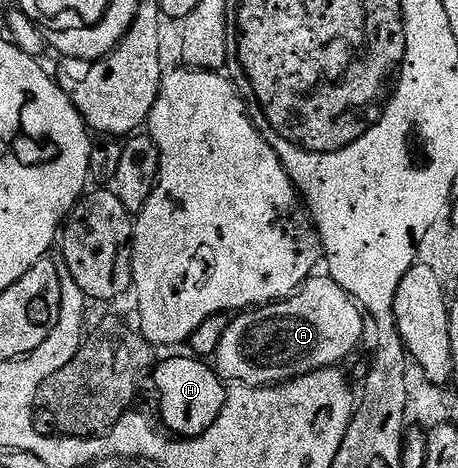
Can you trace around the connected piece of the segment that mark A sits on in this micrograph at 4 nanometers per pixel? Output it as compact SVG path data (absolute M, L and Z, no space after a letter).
M312 276L299 287L295 293L290 294L288 298L282 298L280 302L270 303L262 308L252 308L236 313L231 318L229 328L225 328L225 336L221 336L221 344L217 348L213 359L214 369L217 371L220 378L231 384L242 384L244 386L274 386L280 382L290 382L292 378L300 378L303 374L308 374L314 370L323 370L326 368L336 367L338 364L343 364L347 357L354 352L359 346L359 341L363 338L363 318L365 322L365 314L355 299L349 297L343 289L329 276Z

